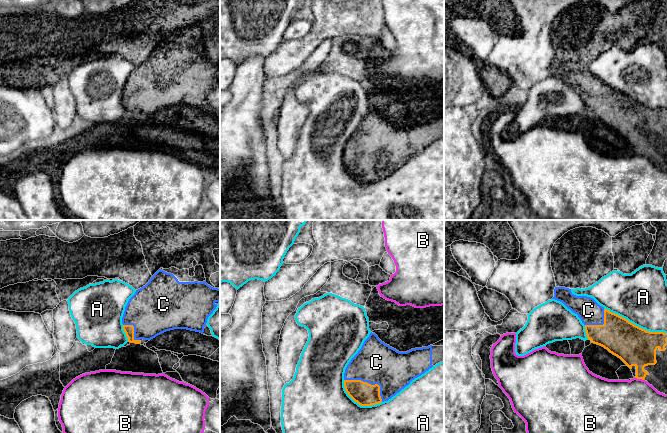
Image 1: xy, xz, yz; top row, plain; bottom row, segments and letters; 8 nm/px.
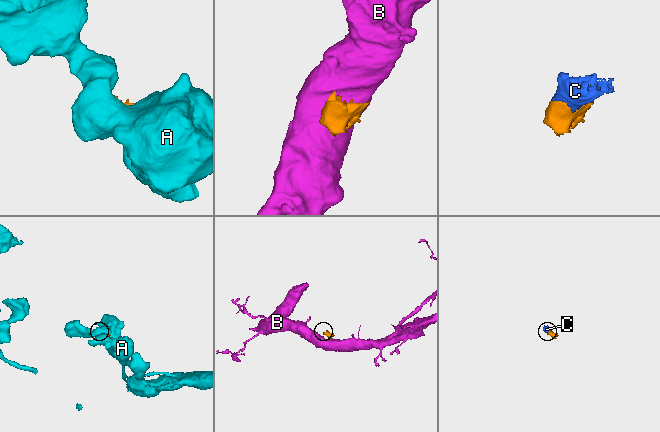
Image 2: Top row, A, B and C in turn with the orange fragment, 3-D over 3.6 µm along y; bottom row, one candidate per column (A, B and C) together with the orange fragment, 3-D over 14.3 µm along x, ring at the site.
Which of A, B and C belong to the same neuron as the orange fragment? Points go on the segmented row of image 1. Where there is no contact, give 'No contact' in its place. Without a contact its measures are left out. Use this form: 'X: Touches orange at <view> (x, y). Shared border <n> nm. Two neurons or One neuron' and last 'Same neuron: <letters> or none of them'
A: Touches orange at yz (635, 325). Shared border 550 nm. Two neurons
B: Touches orange at yz (639, 378). Shared border 80 nm. Two neurons
C: Touches orange at xz (368, 383). Shared border 360 nm. One neuron
Same neuron: C

